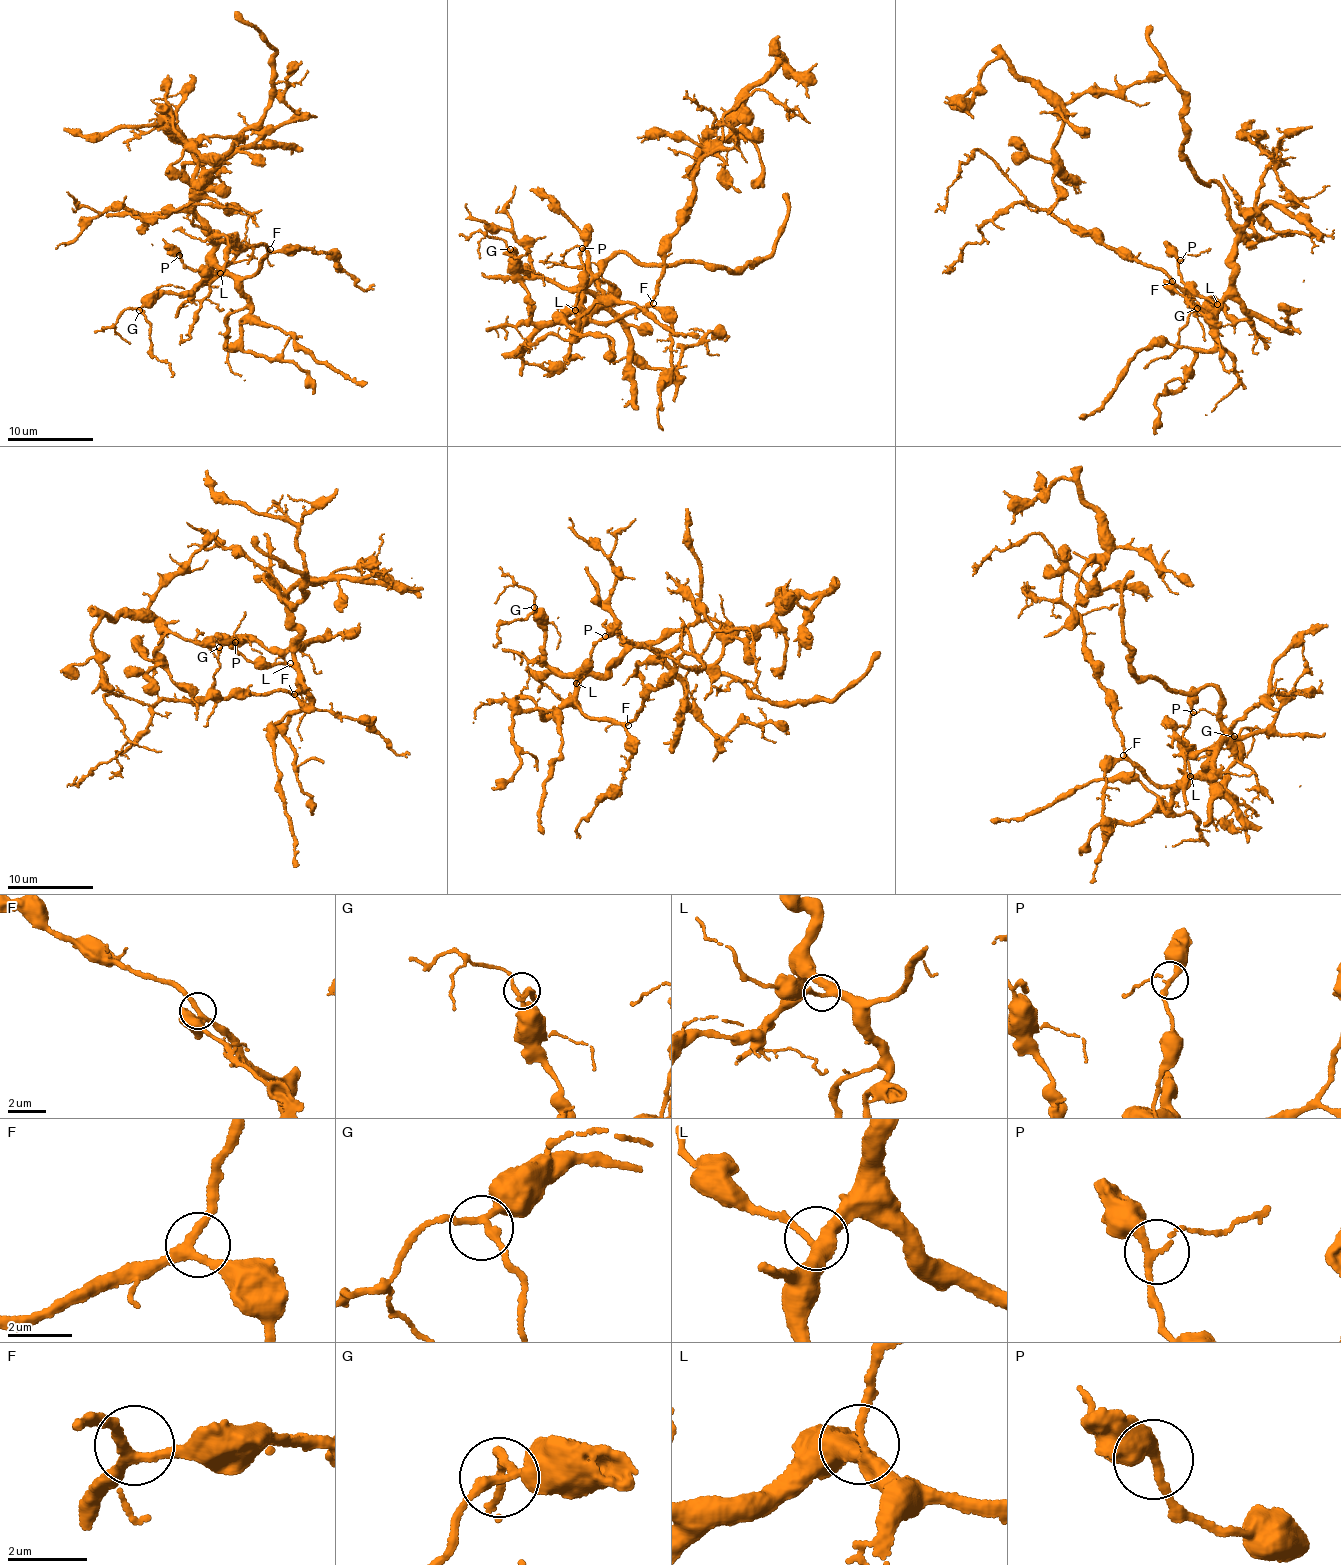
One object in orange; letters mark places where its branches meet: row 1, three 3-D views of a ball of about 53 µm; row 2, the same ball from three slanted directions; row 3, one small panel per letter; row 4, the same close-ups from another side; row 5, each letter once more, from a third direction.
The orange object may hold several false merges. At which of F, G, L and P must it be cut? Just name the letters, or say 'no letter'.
no letter

